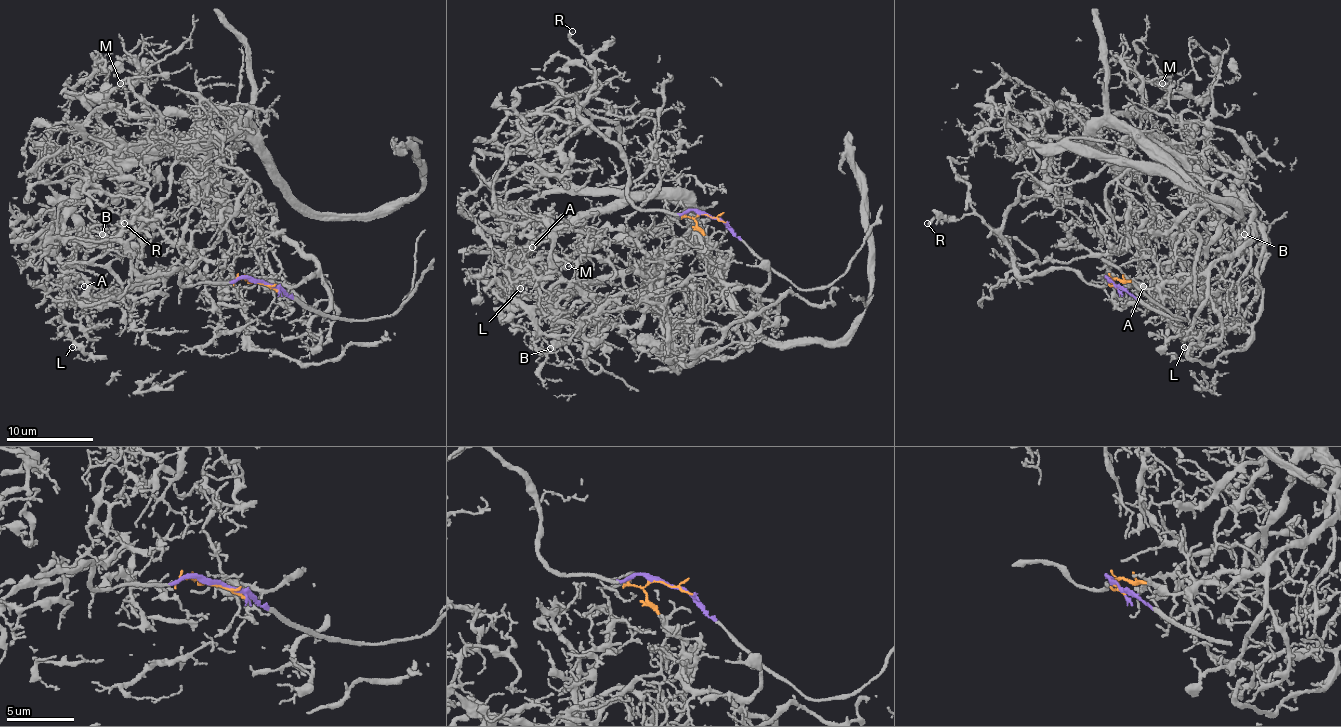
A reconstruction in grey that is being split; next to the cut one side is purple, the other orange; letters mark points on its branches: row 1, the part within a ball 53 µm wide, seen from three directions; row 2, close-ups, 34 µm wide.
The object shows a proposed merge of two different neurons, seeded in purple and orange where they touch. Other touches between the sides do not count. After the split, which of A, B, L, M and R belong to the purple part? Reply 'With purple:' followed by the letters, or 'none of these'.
With purple: R

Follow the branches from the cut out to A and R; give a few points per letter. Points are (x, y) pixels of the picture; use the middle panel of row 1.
A: (712, 217), (721, 278), (764, 308), (734, 356), (675, 347), (699, 317), (572, 284), (522, 306), (533, 247)
R: (712, 217), (632, 204), (626, 156), (576, 109), (587, 96), (593, 68), (572, 31)

